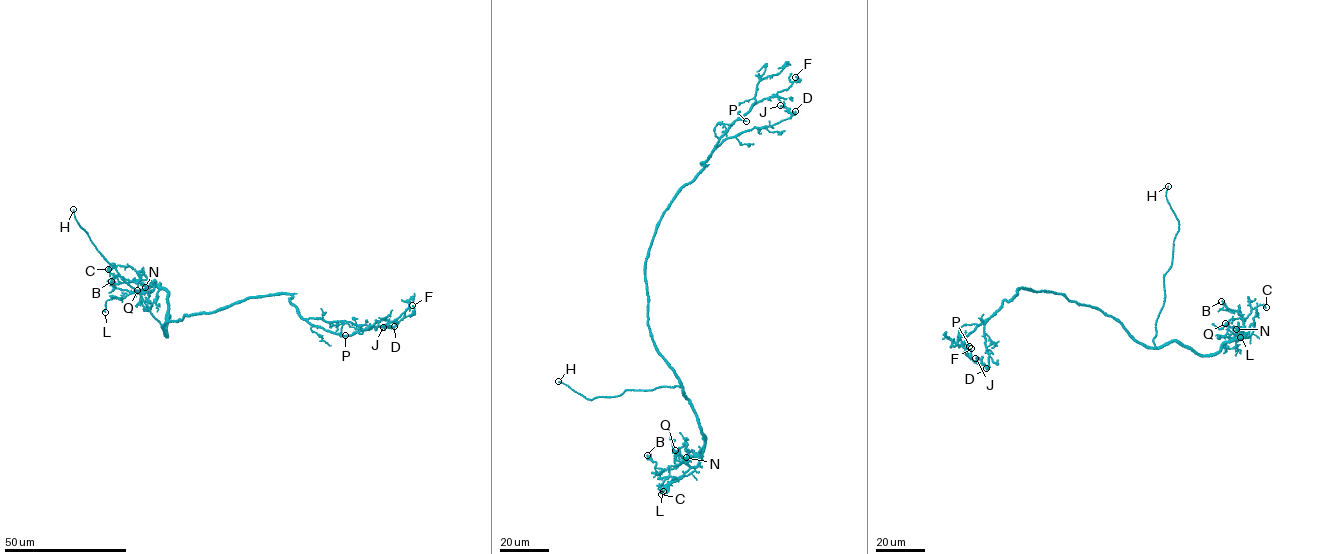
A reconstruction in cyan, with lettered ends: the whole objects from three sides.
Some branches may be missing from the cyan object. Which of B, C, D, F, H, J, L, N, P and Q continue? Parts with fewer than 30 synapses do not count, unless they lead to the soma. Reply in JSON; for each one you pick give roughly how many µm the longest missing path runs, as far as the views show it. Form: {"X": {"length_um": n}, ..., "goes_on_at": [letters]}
{"H": {"length_um": 6}, "goes_on_at": ["H"]}

